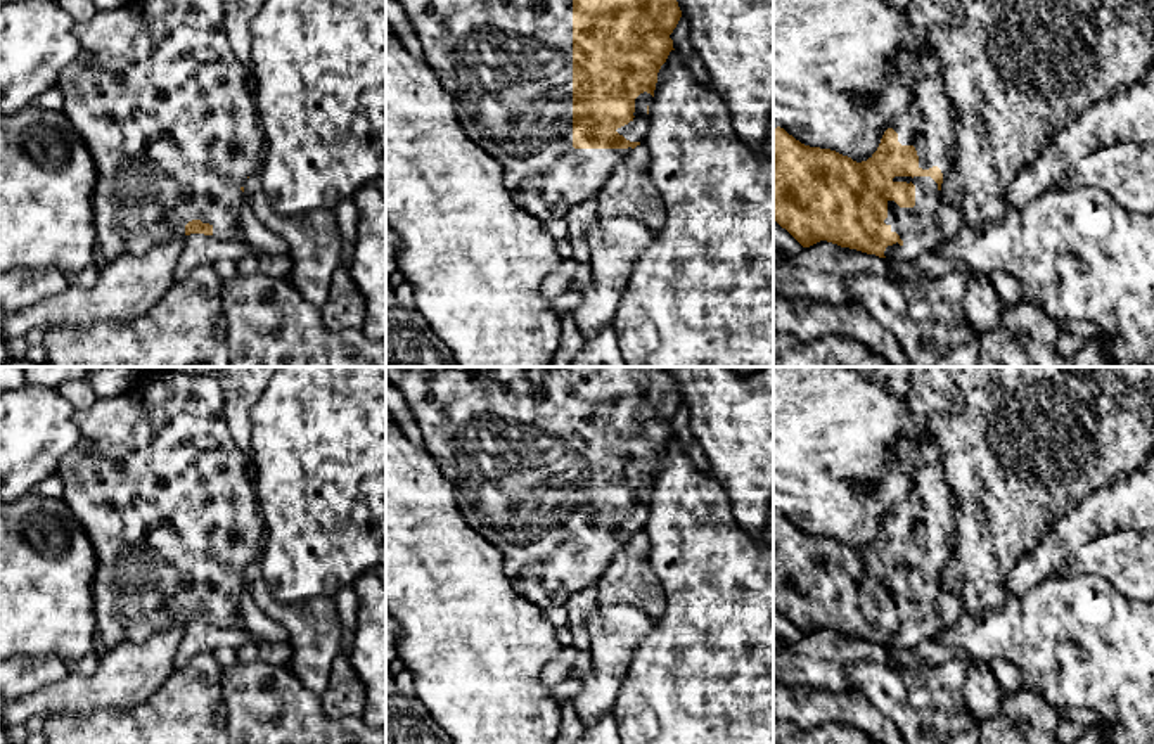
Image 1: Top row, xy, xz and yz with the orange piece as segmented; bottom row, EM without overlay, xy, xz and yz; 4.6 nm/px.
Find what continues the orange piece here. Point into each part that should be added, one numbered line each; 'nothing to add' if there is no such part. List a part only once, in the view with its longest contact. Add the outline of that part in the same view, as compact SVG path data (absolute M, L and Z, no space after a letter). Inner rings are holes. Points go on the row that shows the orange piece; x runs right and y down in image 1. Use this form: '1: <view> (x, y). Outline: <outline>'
1: xz (507, 64). Outline: M398 0L414 29L417 31L426 62L436 71L436 76L455 100L455 112L464 131L483 151L495 157L505 173L505 185L512 199L529 211L540 221L566 216L571 208L595 199L607 182L612 170L631 151L628 149L574 149L573 147L573 0Z

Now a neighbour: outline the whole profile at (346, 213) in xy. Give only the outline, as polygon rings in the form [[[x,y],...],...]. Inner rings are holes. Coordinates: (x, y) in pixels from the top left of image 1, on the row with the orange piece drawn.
[[[351,199],[341,201],[332,209],[337,227],[343,239],[341,256],[339,256],[339,266],[348,268],[353,254],[353,246],[356,239],[356,227],[358,227],[358,208],[351,202]]]

